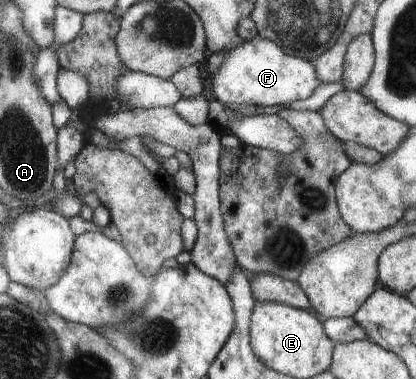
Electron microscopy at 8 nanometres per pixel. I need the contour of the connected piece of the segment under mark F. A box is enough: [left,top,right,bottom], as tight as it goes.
[211,36,321,106]

